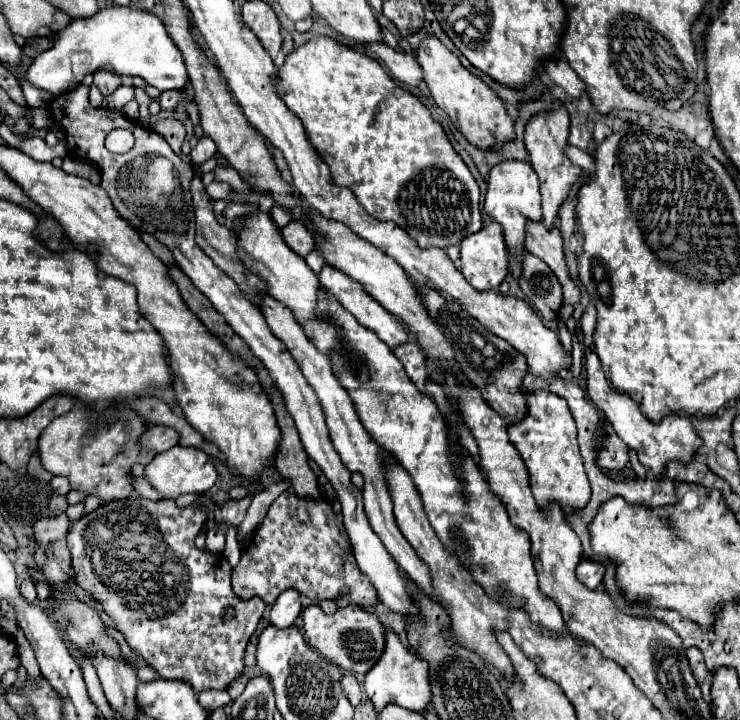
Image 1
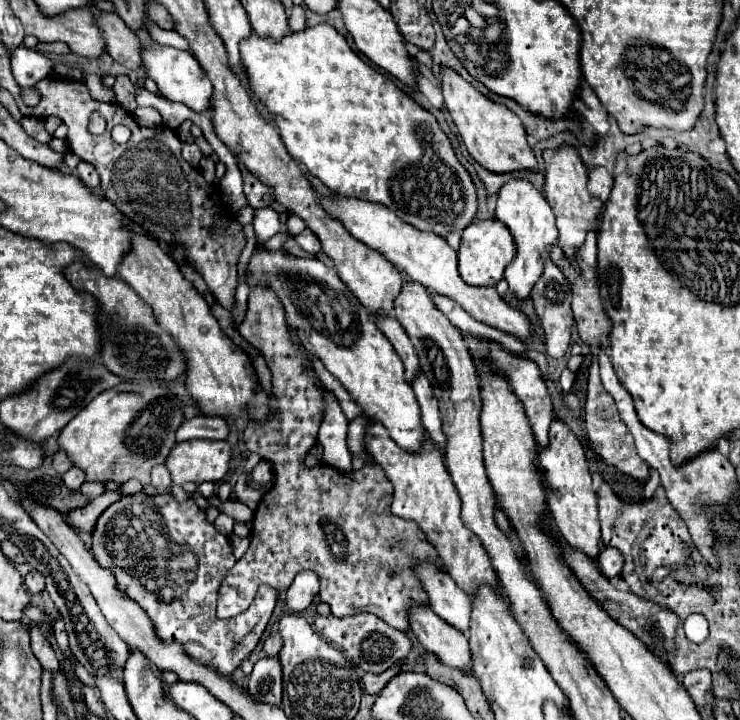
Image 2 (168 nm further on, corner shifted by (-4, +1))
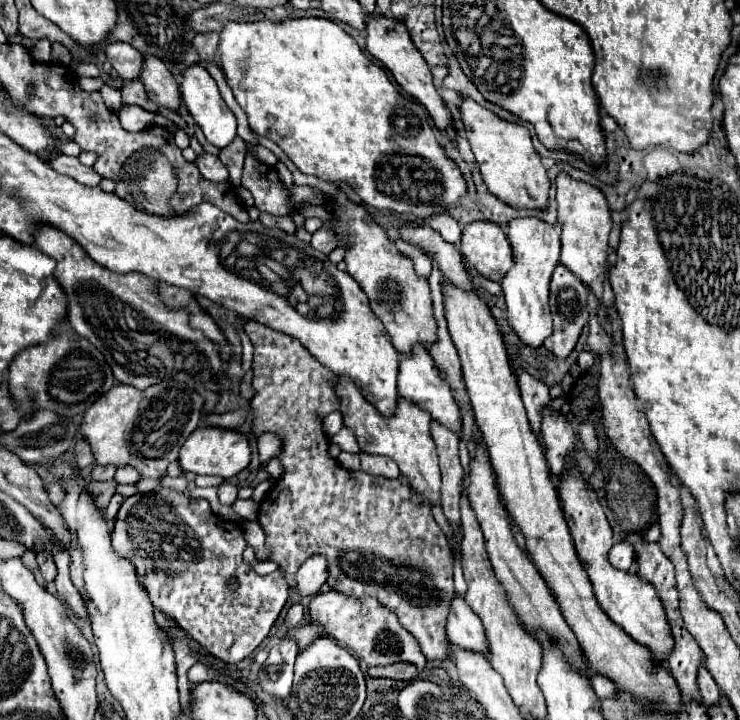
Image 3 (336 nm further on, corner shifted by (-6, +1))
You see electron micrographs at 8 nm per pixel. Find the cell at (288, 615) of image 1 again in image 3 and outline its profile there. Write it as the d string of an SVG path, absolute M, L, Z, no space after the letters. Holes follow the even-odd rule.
M322 555L308 557L302 567L296 573L298 579L298 593L300 597L312 597L320 591L320 587L326 583L328 577L328 563Z

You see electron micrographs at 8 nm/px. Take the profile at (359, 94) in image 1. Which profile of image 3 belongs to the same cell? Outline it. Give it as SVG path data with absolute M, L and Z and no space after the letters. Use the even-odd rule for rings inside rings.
M326 17L230 21L220 31L216 53L220 55L228 87L248 113L252 131L272 139L304 175L344 181L366 205L414 213L418 219L446 213L466 193L462 173L444 155L434 137L428 111L420 103L400 95L386 71L370 55L362 53L354 37L338 23Z

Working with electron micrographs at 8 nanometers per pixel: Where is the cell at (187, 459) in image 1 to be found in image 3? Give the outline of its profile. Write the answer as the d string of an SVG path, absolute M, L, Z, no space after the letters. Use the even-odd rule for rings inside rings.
M208 425L198 427L198 431L194 431L194 435L190 435L190 439L186 439L186 443L182 445L178 463L184 469L184 473L192 471L196 475L220 475L224 479L230 479L238 475L242 469L246 469L250 463L248 437L234 429L208 427Z

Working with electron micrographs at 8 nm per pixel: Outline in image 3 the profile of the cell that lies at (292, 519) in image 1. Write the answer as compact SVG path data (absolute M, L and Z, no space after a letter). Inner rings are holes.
M246 321L244 331L254 345L254 435L258 437L264 431L274 431L284 439L284 449L278 457L284 465L284 473L266 493L258 511L258 521L262 523L266 535L270 535L270 561L276 561L284 573L296 573L310 555L324 555L328 559L328 585L332 589L354 597L366 595L382 601L398 615L402 627L418 639L428 661L448 661L452 653L446 635L446 621L450 603L456 595L452 579L452 553L444 531L432 517L430 501L418 495L410 481L402 475L398 479L376 475L368 477L368 473L340 467L328 455L328 437L322 429L322 419L340 407L338 397L334 395L334 373L326 371L326 367L322 367L322 363L318 363L310 351L306 351L298 339L290 335L282 335L266 325L250 321Z

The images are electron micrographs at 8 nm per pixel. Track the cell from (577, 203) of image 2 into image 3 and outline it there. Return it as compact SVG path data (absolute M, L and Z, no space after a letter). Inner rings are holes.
M566 173L556 179L556 201L558 201L558 225L562 237L562 265L568 267L598 299L602 299L604 279L606 279L606 257L608 257L608 237L612 231L610 207L604 193L588 183L574 181Z

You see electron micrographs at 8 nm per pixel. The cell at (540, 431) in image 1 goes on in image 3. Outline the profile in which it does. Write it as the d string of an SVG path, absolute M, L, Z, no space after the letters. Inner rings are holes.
M576 469L566 471L560 479L560 497L562 497L560 501L562 501L564 517L568 521L570 533L576 543L578 557L590 577L596 601L600 603L602 611L606 611L610 621L616 623L626 635L636 639L636 643L648 647L650 657L654 659L656 665L666 665L666 659L668 659L666 655L670 655L670 651L674 649L674 637L670 631L670 623L666 619L664 605L662 605L656 589L652 587L652 583L648 583L646 579L632 575L628 571L616 569L608 561L608 551L614 545L612 527L610 527L610 523L604 515L604 509L598 503L598 497L592 491L590 483L586 483Z

